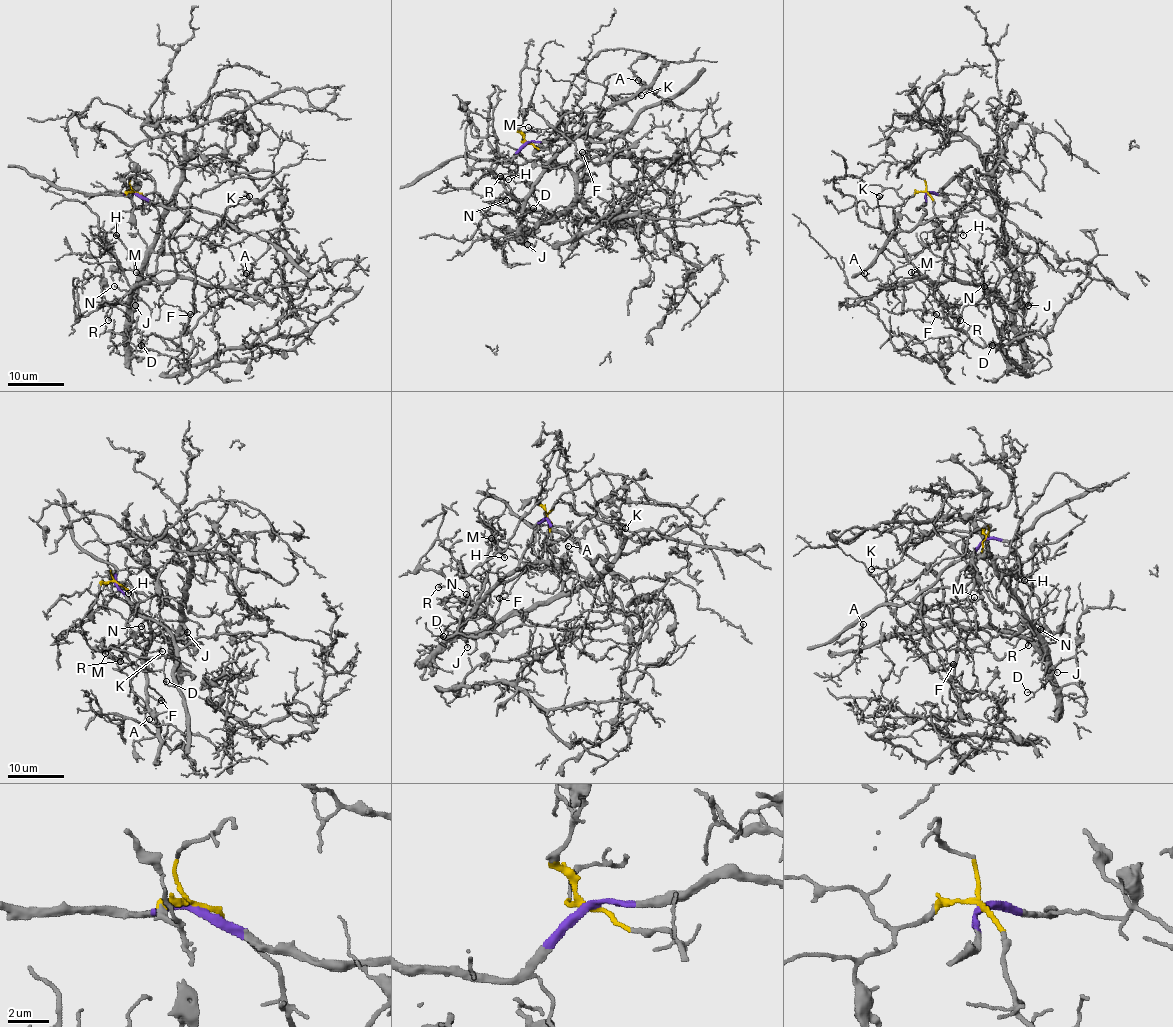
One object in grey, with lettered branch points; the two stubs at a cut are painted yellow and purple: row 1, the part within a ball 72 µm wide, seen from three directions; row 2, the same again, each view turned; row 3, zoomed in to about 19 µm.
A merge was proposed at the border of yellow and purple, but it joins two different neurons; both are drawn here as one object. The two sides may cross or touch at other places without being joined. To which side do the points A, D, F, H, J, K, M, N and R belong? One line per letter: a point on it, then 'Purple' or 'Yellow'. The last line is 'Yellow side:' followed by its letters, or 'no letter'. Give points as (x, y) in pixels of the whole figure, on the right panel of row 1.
A: Place: (864, 273). Yellow
D: Place: (992, 345). Yellow
F: Place: (936, 314). Yellow
H: Place: (963, 235). Yellow
J: Place: (1028, 305). Yellow
K: Place: (879, 196). Yellow
M: Place: (911, 272). Yellow
N: Place: (984, 286). Yellow
R: Place: (960, 320). Yellow
Yellow side: A, D, F, H, J, K, M, N, R

